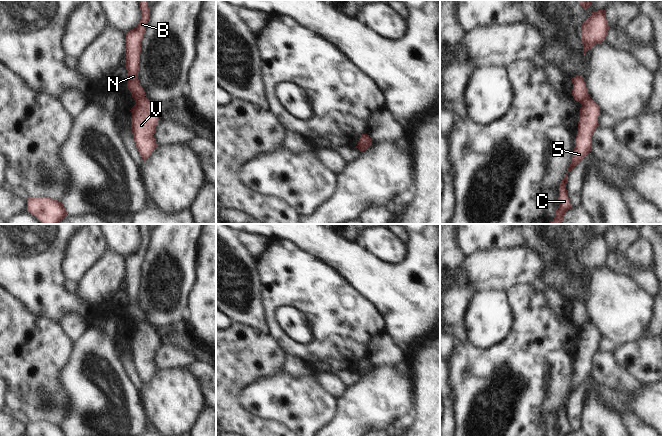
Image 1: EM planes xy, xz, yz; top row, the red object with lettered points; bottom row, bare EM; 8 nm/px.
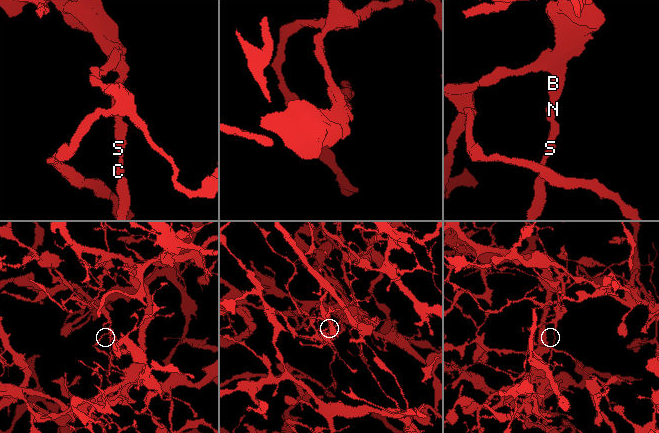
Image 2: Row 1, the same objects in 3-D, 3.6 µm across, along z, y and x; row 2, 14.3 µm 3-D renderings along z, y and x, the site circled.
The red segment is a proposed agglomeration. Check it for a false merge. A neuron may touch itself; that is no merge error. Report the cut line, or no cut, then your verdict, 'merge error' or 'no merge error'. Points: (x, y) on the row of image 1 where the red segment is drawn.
cut in xy along (144, 97), (135, 100); merge error

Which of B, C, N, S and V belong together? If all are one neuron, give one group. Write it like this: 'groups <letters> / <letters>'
groups B N / C S V

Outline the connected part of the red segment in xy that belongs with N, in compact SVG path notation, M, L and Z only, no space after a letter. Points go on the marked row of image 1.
M138 0L141 9L141 20L137 27L125 34L125 58L128 72L127 88L134 100L145 98L145 92L138 79L139 58L141 53L141 42L149 21L150 8L147 0Z

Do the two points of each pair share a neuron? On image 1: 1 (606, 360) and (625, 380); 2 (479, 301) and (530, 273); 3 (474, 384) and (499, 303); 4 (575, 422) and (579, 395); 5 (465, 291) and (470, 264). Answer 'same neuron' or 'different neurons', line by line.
1: same neuron
2: different neurons
3: different neurons
4: same neuron
5: different neurons

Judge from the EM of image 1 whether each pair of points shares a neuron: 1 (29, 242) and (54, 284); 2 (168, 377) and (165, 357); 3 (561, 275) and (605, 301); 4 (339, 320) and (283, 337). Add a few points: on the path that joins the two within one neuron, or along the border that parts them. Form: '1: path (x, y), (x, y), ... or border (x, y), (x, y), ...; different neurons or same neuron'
1: path (29, 252), (29, 259), (44, 274); same neuron
2: border (185, 367), (158, 370); different neurons
3: path (572, 283), (579, 289), (594, 291); same neuron
4: path (325, 334), (311, 348), (297, 348); same neuron

